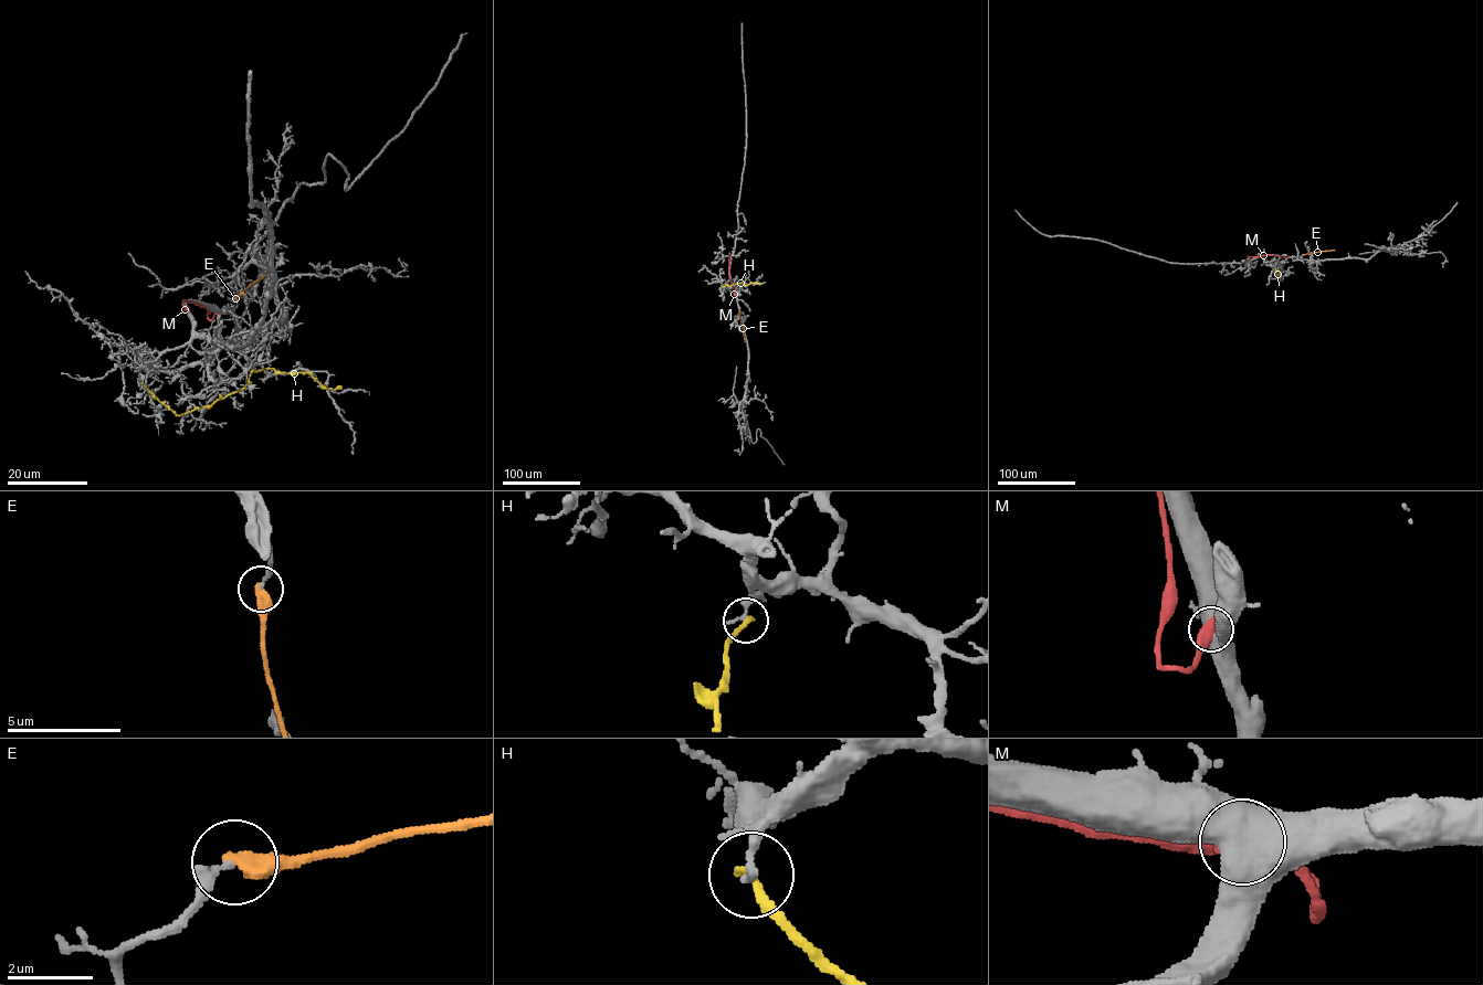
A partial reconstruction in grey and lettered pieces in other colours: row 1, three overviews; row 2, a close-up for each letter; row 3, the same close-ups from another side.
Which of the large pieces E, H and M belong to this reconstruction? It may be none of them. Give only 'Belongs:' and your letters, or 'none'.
Belongs: none

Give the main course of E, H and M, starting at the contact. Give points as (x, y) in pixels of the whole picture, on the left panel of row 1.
E: (235, 299), (265, 275)
H: (143, 383), (177, 414), (210, 406), (239, 391), (252, 371), (308, 372), (327, 388), (342, 385)
M: (217, 313), (212, 319), (208, 318), (206, 308), (186, 299), (182, 303), (185, 310), (187, 309)

